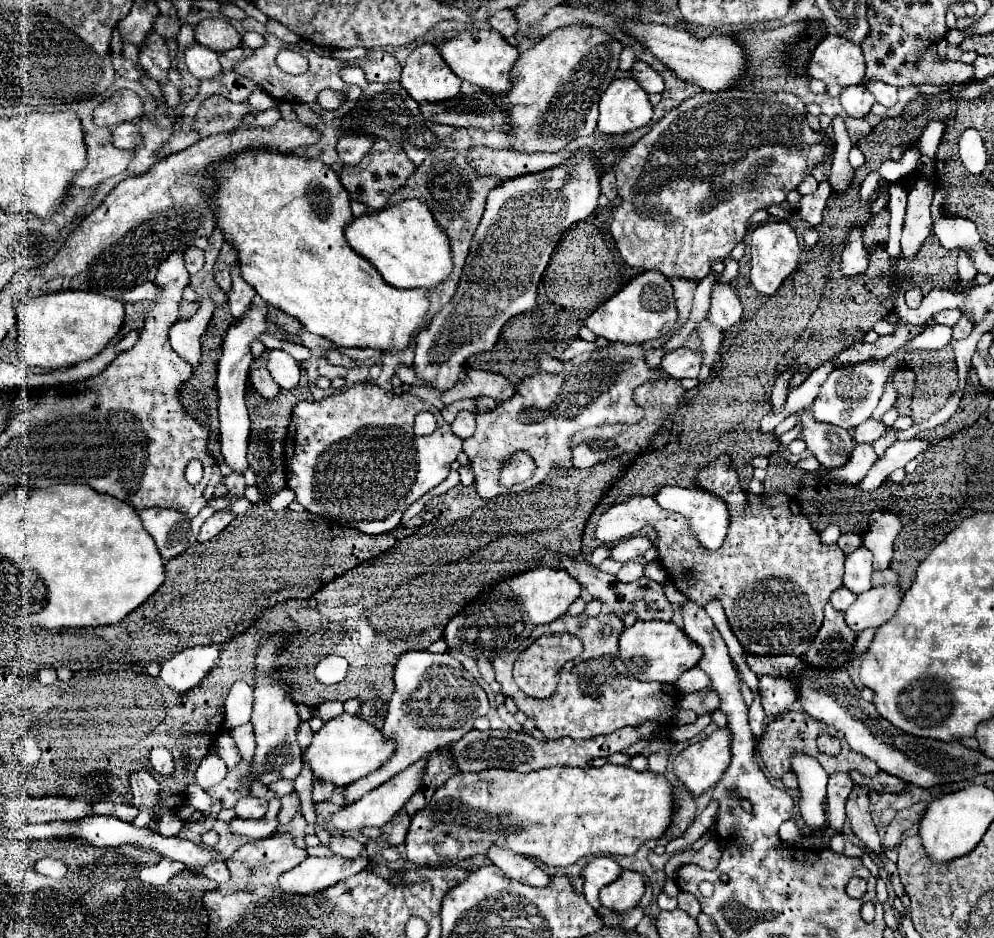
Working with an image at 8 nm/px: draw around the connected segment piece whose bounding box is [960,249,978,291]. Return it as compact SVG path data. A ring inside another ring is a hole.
M960 251L960 259L964 259L966 263L962 265L962 269L960 269L960 287L964 289L964 291L968 291L968 283L974 279L974 275L978 273L976 271L976 267L974 267L974 261L972 261L972 257L968 255L968 251Z

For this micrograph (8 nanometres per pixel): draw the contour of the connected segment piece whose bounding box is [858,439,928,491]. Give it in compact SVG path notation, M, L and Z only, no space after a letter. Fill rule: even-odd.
M910 439L910 441L896 441L886 449L886 453L870 467L868 475L858 483L860 491L874 491L882 485L882 481L898 467L904 467L910 459L916 459L918 453L924 453L928 447L926 441Z

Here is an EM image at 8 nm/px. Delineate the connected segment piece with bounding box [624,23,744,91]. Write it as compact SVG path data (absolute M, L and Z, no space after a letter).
M628 23L624 27L628 33L634 37L642 39L648 49L668 67L672 67L678 77L692 81L704 91L724 91L730 89L738 83L742 69L744 69L744 59L742 59L742 49L736 41L730 37L722 35L710 35L704 41L694 39L688 31L676 29L676 27L666 27L666 25L642 25L642 23Z

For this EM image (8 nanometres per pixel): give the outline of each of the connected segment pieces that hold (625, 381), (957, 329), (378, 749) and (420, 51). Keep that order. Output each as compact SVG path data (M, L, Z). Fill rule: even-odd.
M618 341L564 361L564 369L558 375L540 371L532 377L522 379L512 399L498 403L494 411L476 413L476 433L464 441L464 453L470 457L478 495L484 499L492 499L496 495L520 493L542 483L552 471L572 471L574 465L570 439L576 431L606 423L638 423L645 414L635 412L632 391L644 383L666 379L670 377L664 369L648 367L646 349L640 343L626 345ZM516 449L528 451L534 457L538 471L530 481L514 487L502 487L496 483L498 469L506 455L512 455L512 451Z
M964 313L960 321L954 325L954 339L964 339L970 331L972 331L972 319L966 317L966 313Z
M342 713L340 717L326 721L320 733L314 735L312 745L304 751L304 761L312 765L314 779L332 781L334 785L350 785L360 777L380 769L392 757L394 751L396 741L392 737L386 737L382 729L374 727L358 715Z
M418 45L410 57L406 59L406 65L402 69L402 87L410 93L416 101L442 101L448 97L456 97L460 93L460 79L454 75L454 71L448 67L448 63L442 59L440 49L436 45Z

